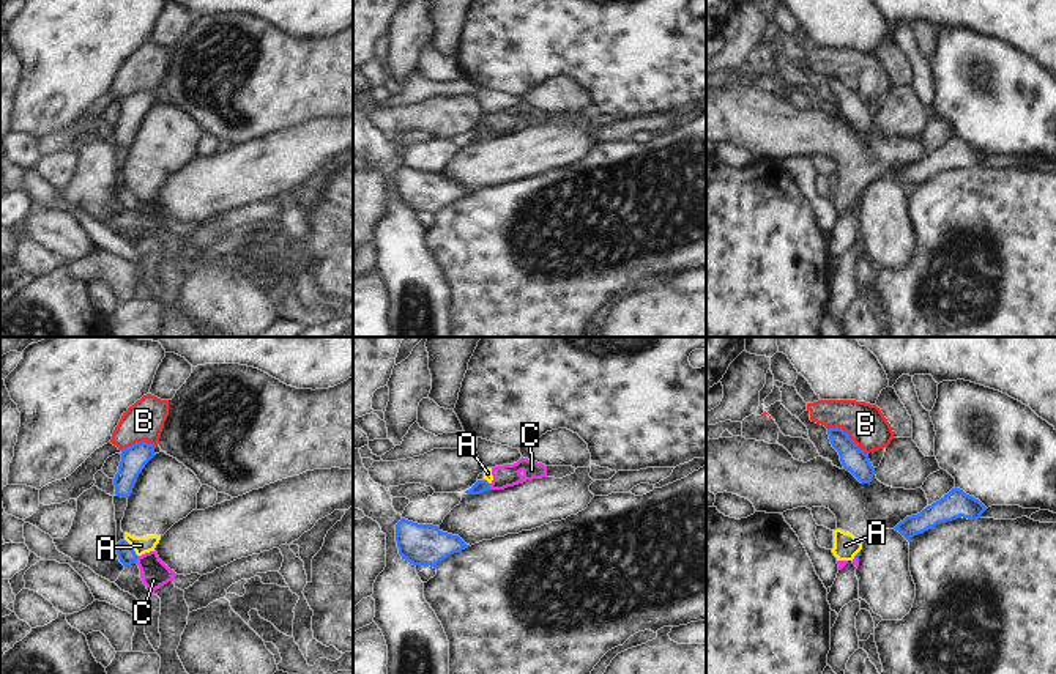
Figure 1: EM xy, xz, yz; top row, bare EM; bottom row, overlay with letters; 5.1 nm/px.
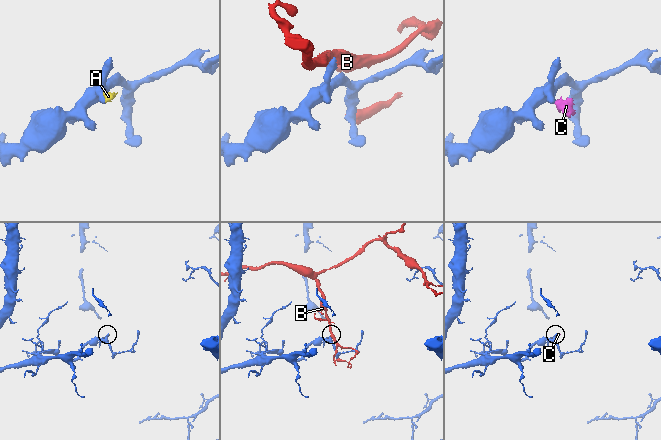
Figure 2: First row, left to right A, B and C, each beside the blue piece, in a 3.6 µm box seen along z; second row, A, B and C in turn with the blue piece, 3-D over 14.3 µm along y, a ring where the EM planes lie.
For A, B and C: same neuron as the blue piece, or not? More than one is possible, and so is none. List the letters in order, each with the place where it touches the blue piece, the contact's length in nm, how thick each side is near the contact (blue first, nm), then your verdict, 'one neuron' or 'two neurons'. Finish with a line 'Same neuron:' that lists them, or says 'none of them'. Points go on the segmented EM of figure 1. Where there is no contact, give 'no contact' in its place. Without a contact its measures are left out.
A: xy (133, 548) | 120 nm | 90/90 nm | two neurons
B: yz (848, 435) | 240 nm | 130/200 nm | two neurons
C: xy (136, 559) | 50 nm | 90/140 nm | two neurons
Same neuron: none of them

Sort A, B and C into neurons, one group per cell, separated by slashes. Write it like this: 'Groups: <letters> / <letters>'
Groups: A C / B

